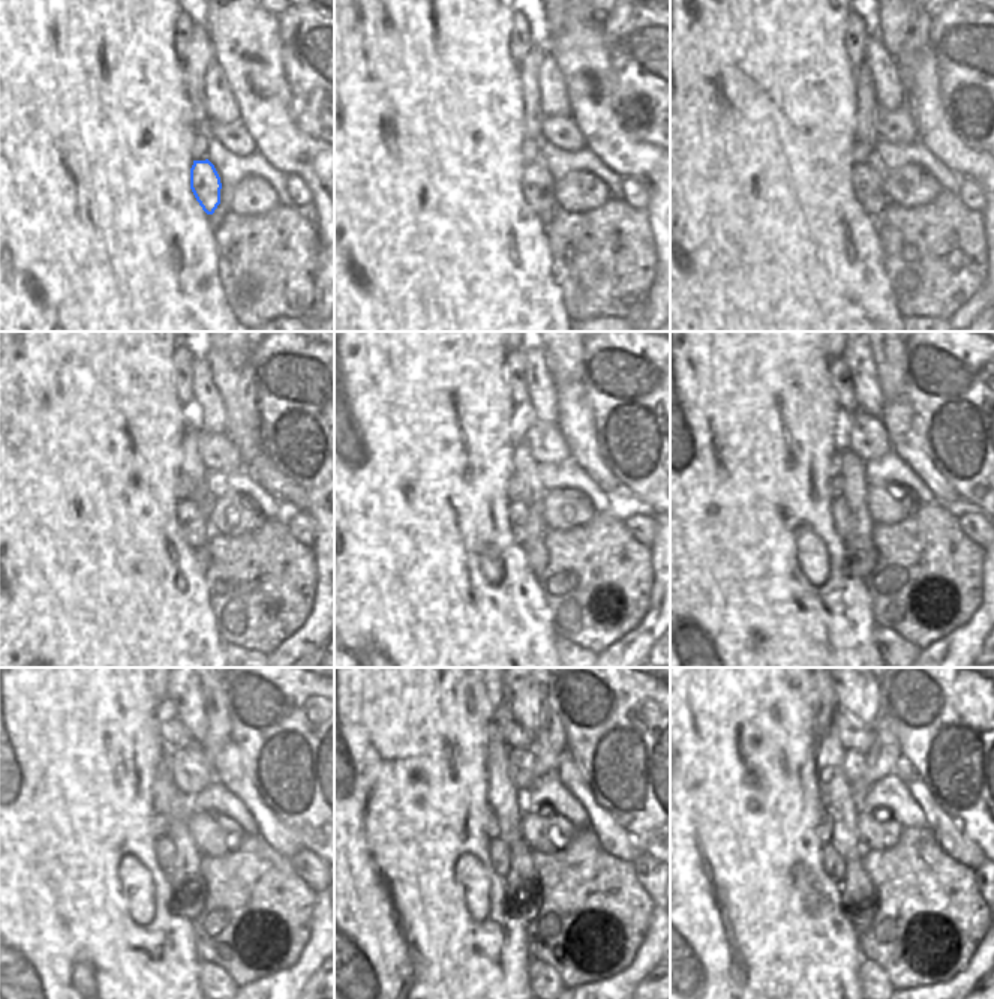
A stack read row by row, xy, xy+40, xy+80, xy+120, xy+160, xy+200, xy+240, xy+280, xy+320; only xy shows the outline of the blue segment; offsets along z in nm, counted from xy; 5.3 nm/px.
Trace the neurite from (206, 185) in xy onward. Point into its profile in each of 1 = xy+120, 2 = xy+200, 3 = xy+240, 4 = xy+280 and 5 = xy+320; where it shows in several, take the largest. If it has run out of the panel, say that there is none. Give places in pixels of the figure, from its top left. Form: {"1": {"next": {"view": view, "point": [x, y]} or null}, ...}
{"1": {"next": {"view": "xy+120", "point": [194, 524]}}, "2": {"next": {"view": "xy+200", "point": [841, 516]}}, "3": {"next": {"view": "xy+240", "point": [164, 848]}}, "4": {"next": {"view": "xy+280", "point": [499, 851]}}, "5": {"next": {"view": "xy+320", "point": [834, 864]}}}

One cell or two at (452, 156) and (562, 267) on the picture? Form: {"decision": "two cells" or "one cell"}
{"decision": "two cells"}

